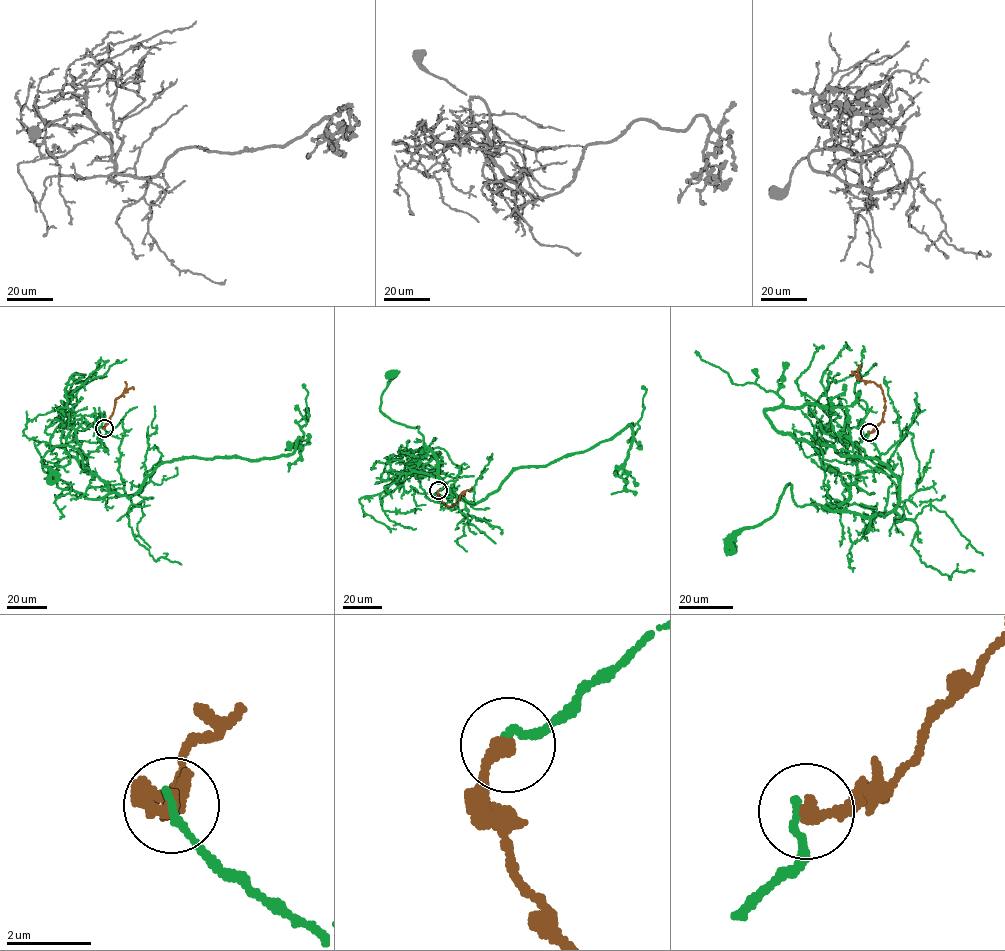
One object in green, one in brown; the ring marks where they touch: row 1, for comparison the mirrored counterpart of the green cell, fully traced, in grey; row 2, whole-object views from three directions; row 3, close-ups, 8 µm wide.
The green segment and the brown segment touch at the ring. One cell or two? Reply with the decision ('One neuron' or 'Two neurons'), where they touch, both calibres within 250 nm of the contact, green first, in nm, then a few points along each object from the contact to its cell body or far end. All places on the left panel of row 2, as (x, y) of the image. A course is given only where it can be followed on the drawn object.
Two neurons. Place: (104, 428). Thickness 180 nm (green) against 340 nm. Course of green: (104, 428), (122, 439), (118, 471), (131, 495), (157, 466), (180, 458), (291, 454), (310, 415), (303, 384). Course of brown: (104, 428), (116, 399), (133, 389)

